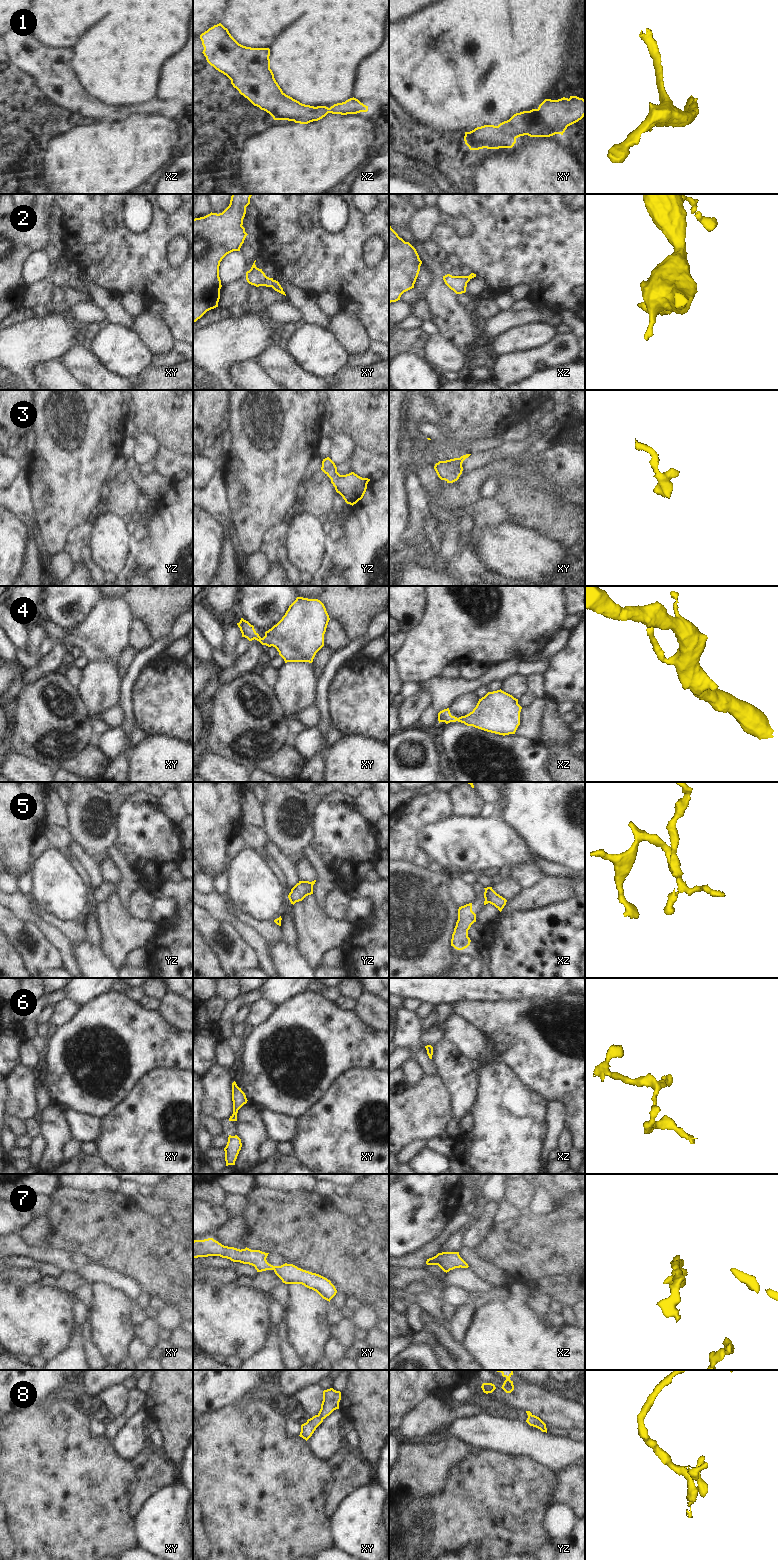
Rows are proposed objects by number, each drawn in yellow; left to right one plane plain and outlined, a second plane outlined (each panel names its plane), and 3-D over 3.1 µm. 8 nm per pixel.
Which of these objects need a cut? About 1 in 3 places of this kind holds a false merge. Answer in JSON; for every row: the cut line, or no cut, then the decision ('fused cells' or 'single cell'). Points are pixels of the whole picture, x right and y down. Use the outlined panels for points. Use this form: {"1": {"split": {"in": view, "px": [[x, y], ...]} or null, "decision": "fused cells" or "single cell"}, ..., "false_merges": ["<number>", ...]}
{"1": {"split": null, "decision": "single cell"}, "2": {"split": null, "decision": "single cell"}, "3": {"split": null, "decision": "single cell"}, "4": {"split": null, "decision": "single cell"}, "5": {"split": {"in": "xz", "px": [[485, 898], [489, 902]]}, "decision": "fused cells"}, "6": {"split": null, "decision": "single cell"}, "7": {"split": null, "decision": "single cell"}, "8": {"split": null, "decision": "single cell"}, "false_merges": ["5"]}

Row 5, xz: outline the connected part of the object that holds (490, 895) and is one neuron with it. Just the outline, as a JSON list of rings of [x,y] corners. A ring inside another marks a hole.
[[[492,887],[484,888],[484,898],[492,905],[494,905],[500,912],[506,905],[507,900],[497,894]]]

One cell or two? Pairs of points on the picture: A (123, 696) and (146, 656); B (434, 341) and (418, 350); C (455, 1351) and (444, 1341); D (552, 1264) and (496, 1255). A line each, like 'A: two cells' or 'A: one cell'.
A: one cell
B: two cells
C: one cell
D: one cell

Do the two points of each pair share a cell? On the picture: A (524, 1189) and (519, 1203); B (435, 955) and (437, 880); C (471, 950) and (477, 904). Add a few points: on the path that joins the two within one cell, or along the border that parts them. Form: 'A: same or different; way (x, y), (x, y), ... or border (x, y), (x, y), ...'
A: same; way (521, 1192), (519, 1200)
B: same; way (441, 936), (442, 933), (437, 929), (437, 899)
C: same; way (463, 939), (463, 923), (466, 915)

